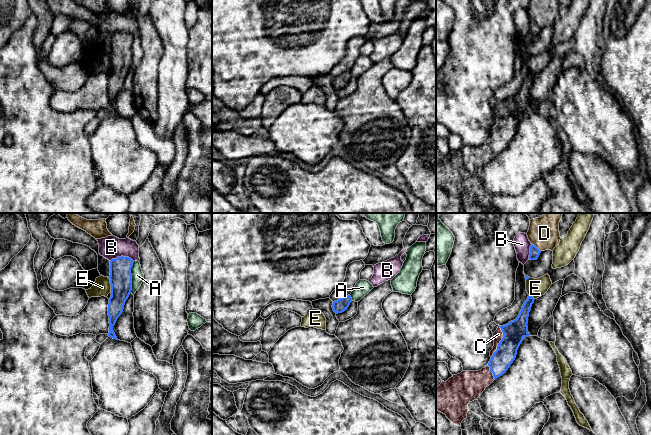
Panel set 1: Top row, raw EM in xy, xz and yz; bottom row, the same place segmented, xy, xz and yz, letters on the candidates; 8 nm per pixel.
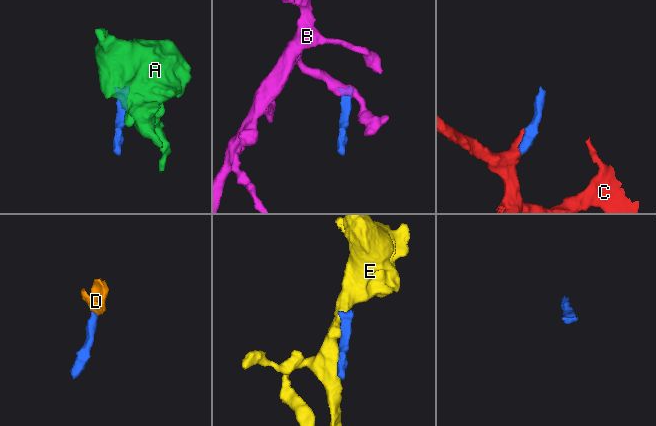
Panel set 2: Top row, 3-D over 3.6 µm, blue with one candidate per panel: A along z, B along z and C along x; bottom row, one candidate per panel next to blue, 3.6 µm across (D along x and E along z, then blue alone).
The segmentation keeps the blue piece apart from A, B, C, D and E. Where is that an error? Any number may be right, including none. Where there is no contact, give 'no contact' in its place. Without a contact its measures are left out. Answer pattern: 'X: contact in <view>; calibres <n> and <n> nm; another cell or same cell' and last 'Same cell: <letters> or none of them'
A: contact in xy; calibres 180 and 100 nm; another cell
B: contact in xy; calibres 180 and 190 nm; another cell
C: contact in yz; calibres 170 and 80 nm; same cell
D: contact in yz; calibres 80 and 200 nm; same cell
E: contact in xy; calibres 180 and 140 nm; another cell
Same cell: C, D

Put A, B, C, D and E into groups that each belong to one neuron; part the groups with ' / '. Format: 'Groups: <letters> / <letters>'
Groups: A / B / C D / E

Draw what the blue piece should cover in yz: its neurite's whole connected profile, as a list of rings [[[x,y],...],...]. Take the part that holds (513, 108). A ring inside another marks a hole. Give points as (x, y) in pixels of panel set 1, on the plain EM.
[[[528,72],[518,93],[493,109],[490,137],[479,147],[462,147],[436,164],[436,185],[455,201],[467,194],[468,179],[476,176],[495,155],[502,152],[516,134],[522,117],[529,112],[528,93],[534,74]]]

